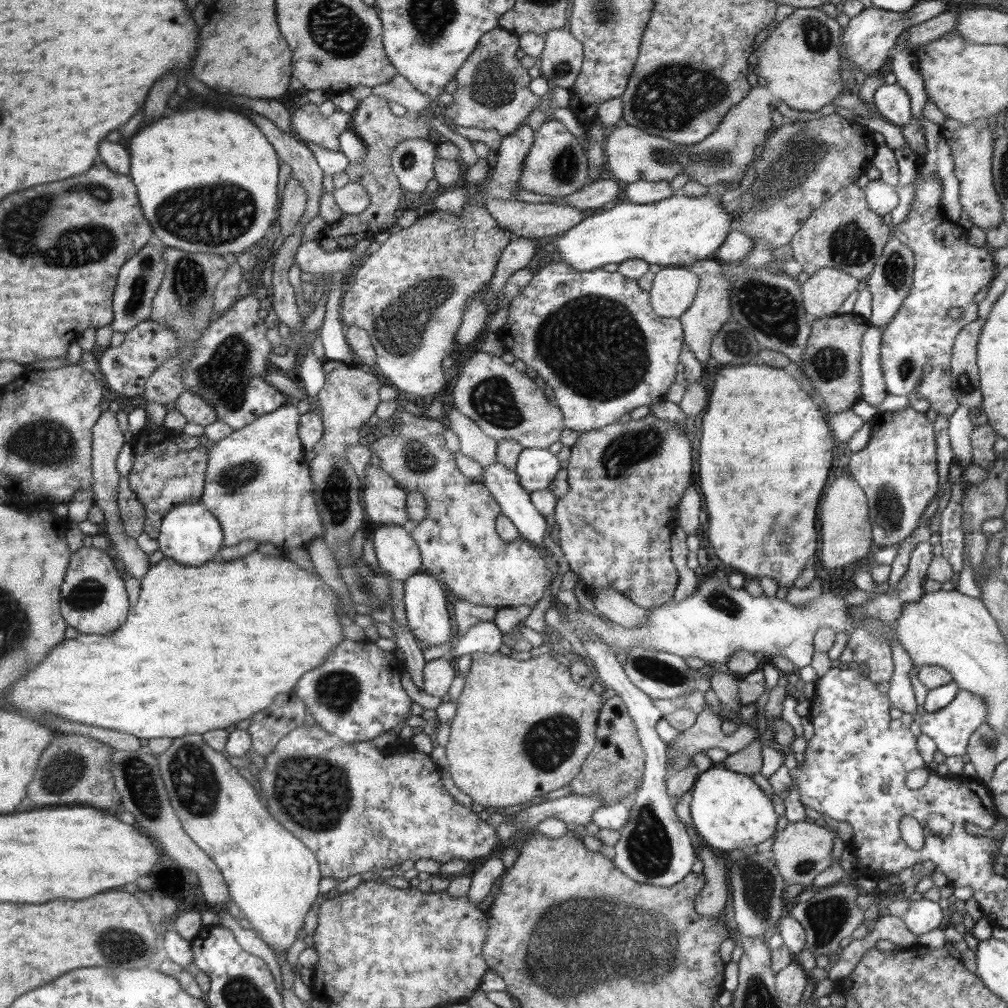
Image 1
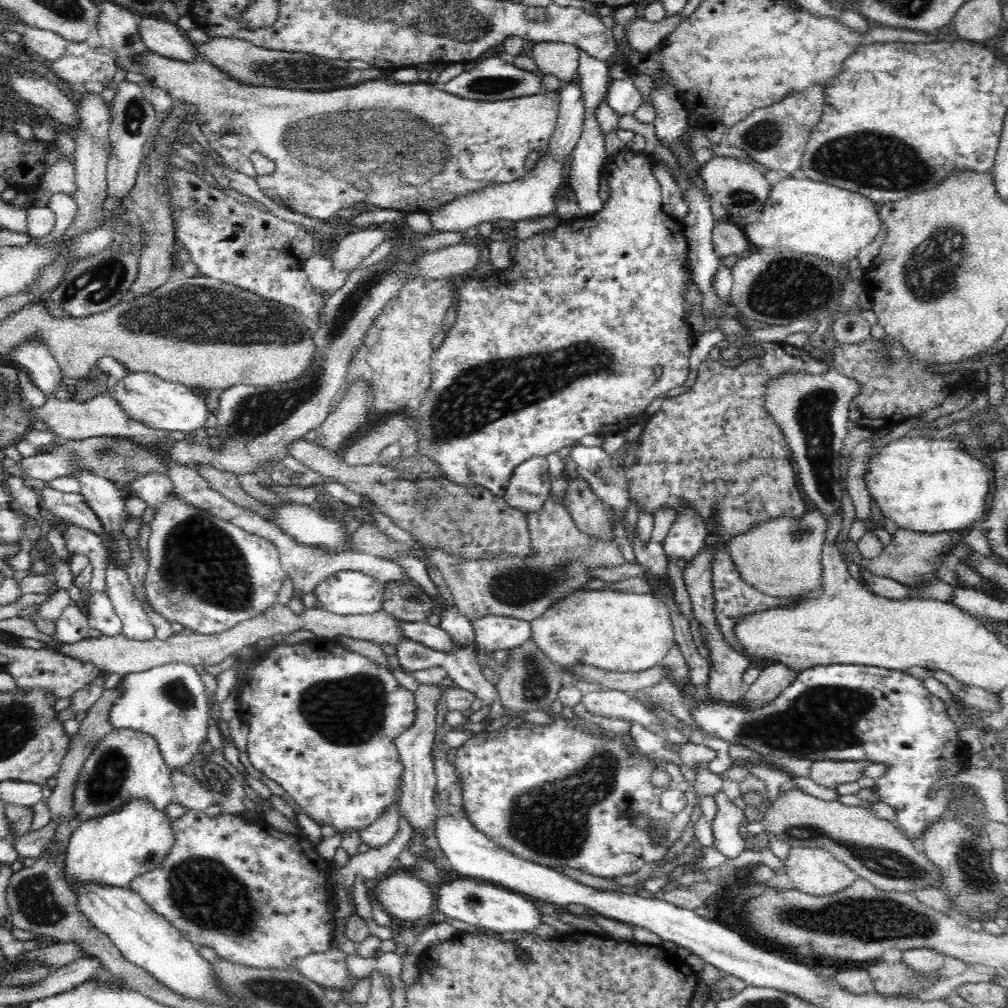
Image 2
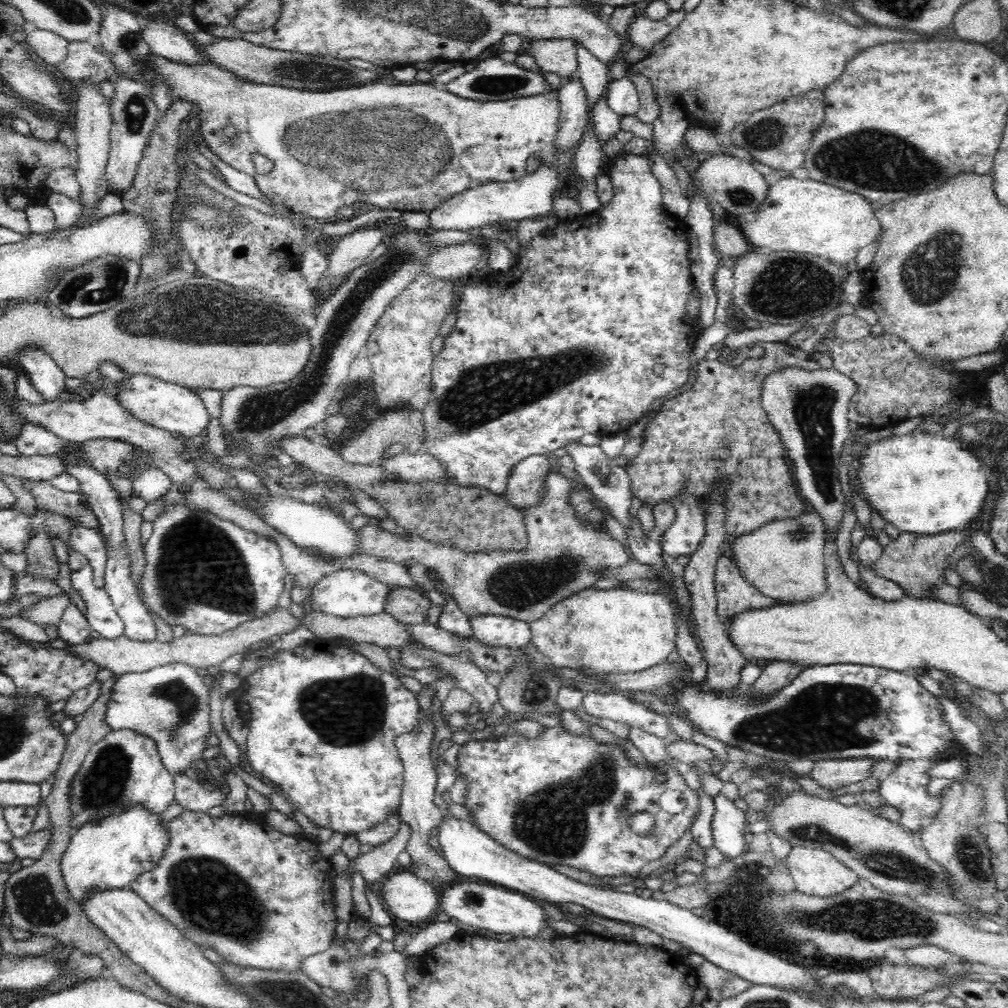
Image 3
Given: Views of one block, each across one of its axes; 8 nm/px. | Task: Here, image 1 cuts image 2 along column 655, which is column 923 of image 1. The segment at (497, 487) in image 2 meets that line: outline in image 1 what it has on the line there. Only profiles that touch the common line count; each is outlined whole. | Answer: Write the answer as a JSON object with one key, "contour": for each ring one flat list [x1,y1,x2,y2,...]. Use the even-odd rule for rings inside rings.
{"contour":[[918,172,913,184,916,184,916,193,914,193,912,207,900,225,892,226,892,236,902,244,908,245,914,253,913,284,900,309,894,314,890,323,883,328,880,364,888,395,907,397,914,392,917,398,928,400,938,416,949,418,959,408,956,395,951,387,950,374,954,342,962,328,978,318,978,308,974,302,974,296,982,288,991,285,999,267,994,263,992,251,988,247,980,248,968,244,968,230,961,228,958,222,955,223,946,218,940,206,942,179,938,179,934,175,922,177],[954,307,962,309,963,314,960,319,953,319,948,315,948,311]]}

